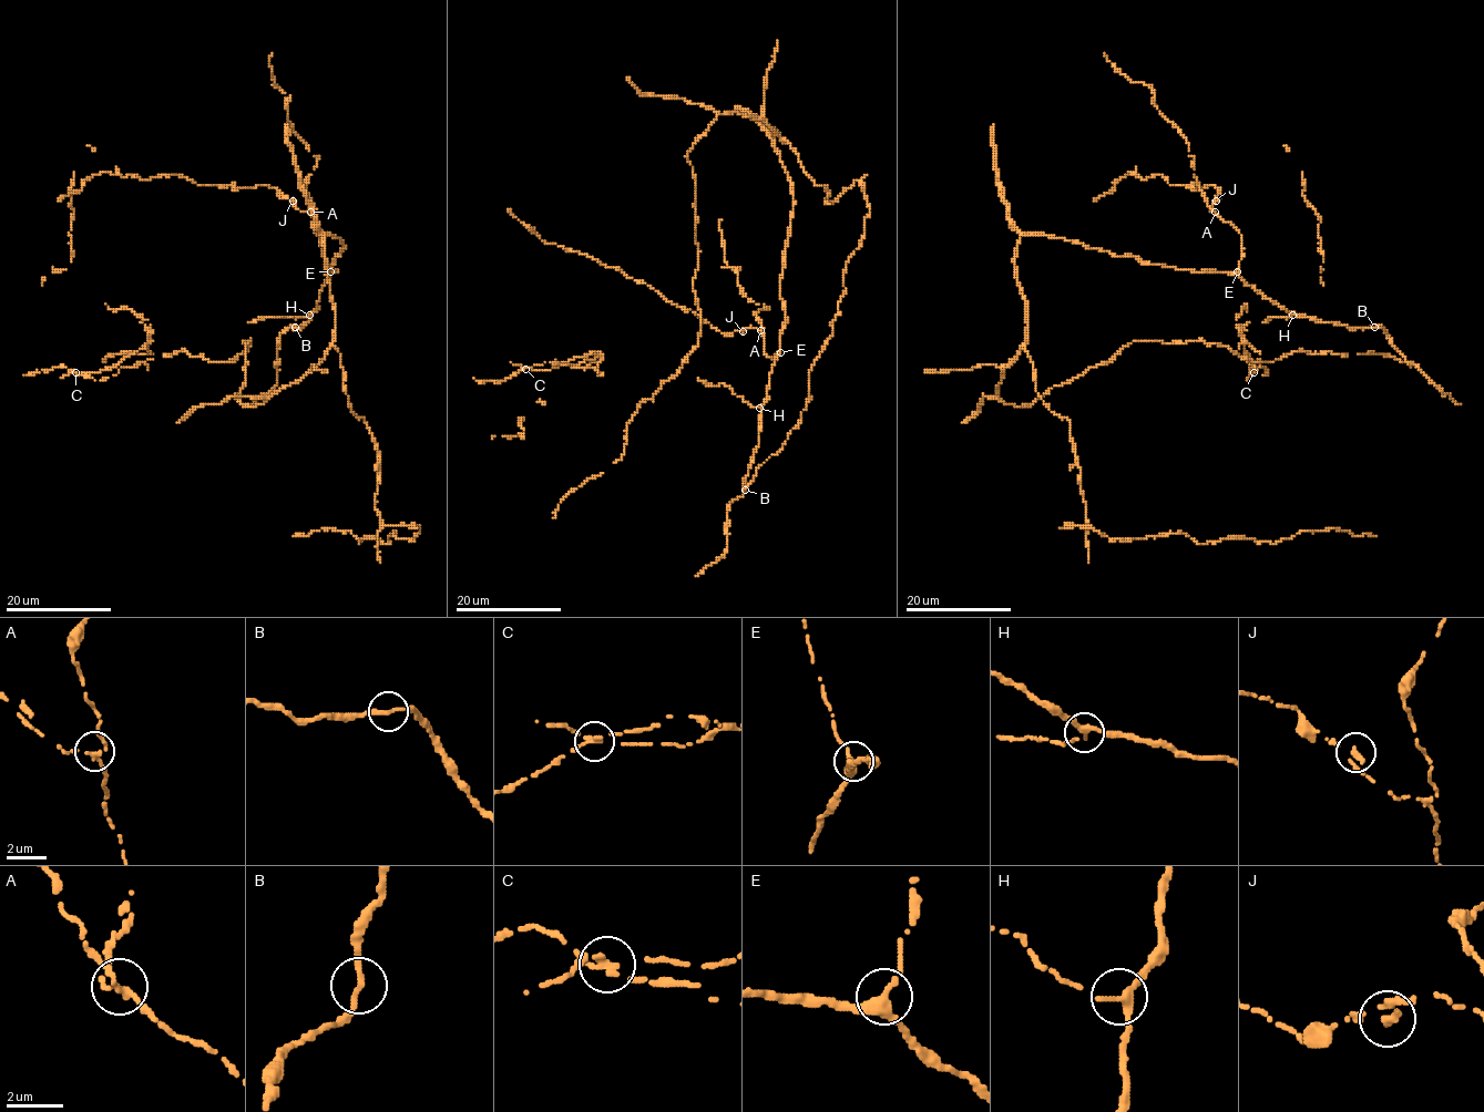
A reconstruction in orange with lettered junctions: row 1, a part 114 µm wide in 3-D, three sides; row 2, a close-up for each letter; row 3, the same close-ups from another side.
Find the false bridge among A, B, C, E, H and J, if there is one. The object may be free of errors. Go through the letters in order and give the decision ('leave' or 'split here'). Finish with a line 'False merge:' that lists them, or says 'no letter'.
A: leave
B: leave
C: split here
E: leave
H: leave
J: leave
False merge: C

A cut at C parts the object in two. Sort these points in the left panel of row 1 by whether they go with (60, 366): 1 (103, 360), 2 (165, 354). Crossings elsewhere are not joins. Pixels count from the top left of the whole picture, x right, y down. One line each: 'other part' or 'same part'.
1: same part
2: same part

